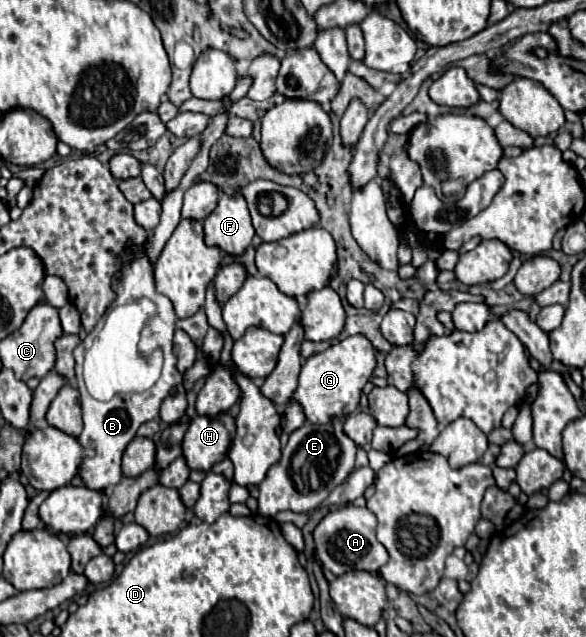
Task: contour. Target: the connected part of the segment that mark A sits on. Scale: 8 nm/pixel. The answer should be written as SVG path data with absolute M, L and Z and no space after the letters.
M346 504L340 510L326 514L314 530L314 542L316 558L326 570L330 570L336 576L350 570L376 572L380 566L388 562L386 548L376 540L376 516L368 508Z

